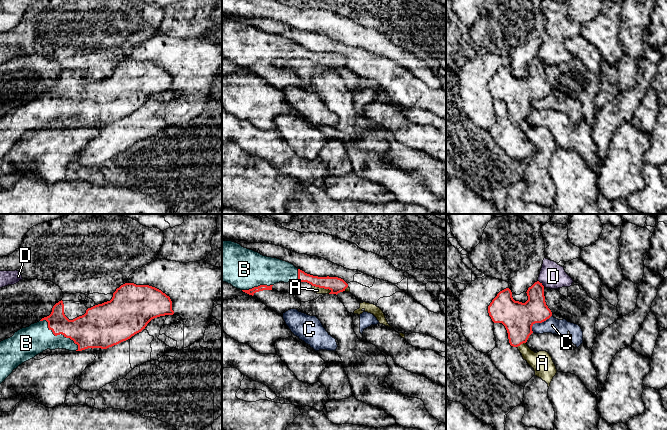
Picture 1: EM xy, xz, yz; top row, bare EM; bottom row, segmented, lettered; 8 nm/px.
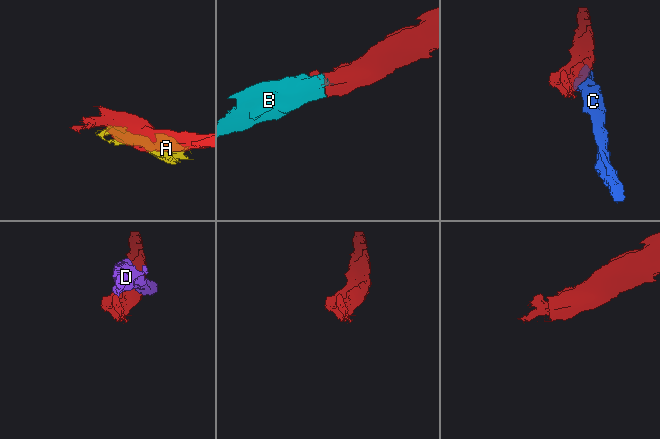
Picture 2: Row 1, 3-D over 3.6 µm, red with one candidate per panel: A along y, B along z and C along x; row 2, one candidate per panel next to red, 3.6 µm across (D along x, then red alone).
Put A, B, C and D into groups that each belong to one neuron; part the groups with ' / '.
A / B / C / D

